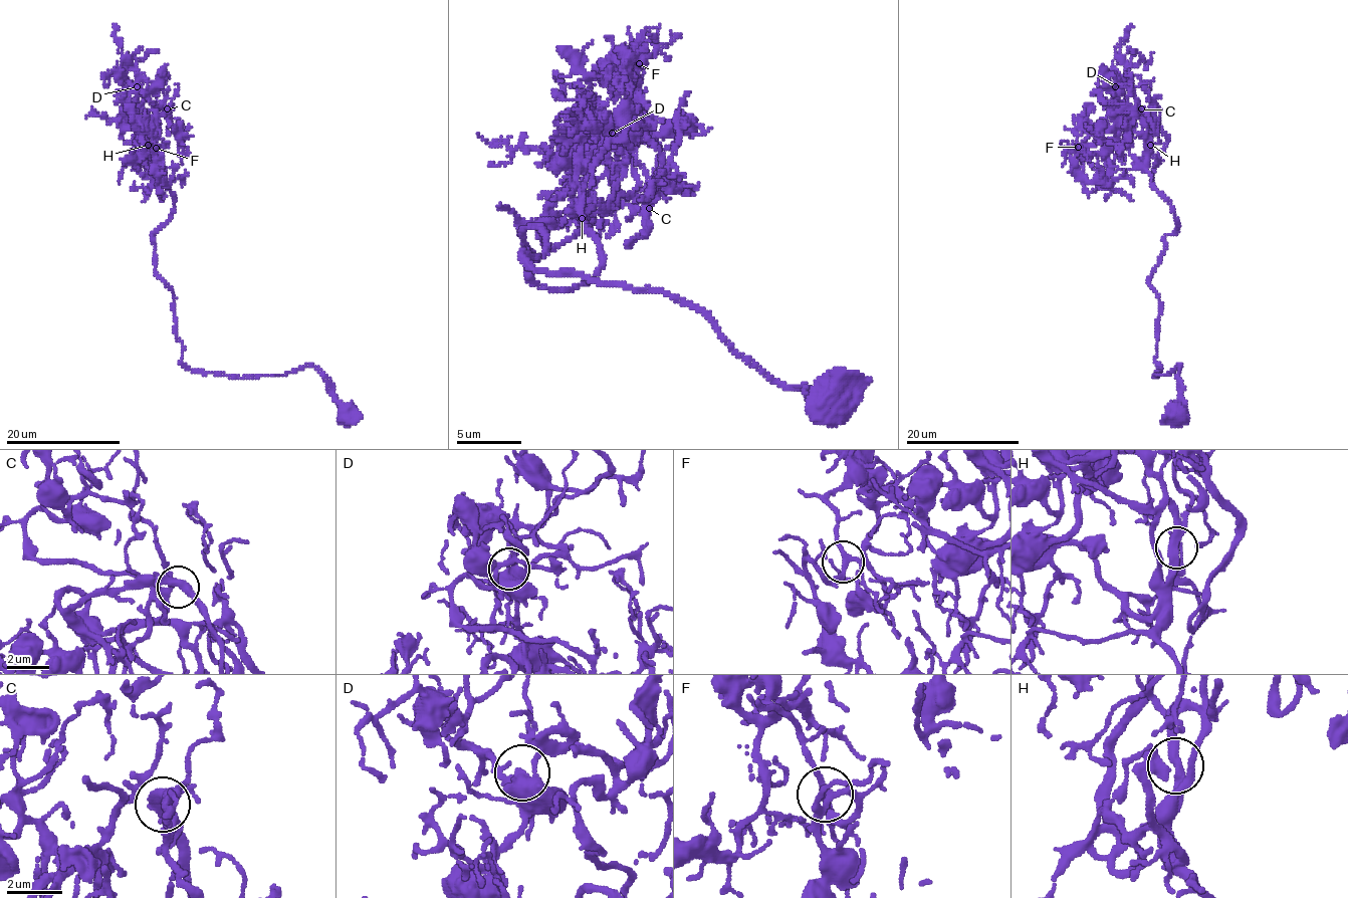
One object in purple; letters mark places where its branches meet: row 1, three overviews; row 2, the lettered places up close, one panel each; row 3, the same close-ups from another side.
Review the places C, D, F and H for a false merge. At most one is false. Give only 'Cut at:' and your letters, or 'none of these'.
Cut at: none of these

